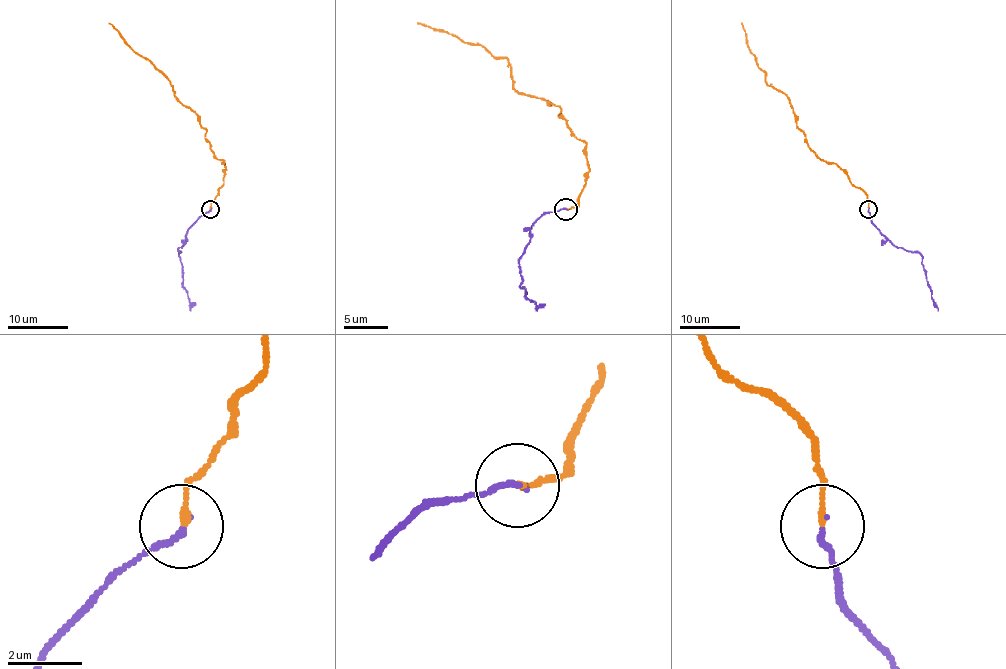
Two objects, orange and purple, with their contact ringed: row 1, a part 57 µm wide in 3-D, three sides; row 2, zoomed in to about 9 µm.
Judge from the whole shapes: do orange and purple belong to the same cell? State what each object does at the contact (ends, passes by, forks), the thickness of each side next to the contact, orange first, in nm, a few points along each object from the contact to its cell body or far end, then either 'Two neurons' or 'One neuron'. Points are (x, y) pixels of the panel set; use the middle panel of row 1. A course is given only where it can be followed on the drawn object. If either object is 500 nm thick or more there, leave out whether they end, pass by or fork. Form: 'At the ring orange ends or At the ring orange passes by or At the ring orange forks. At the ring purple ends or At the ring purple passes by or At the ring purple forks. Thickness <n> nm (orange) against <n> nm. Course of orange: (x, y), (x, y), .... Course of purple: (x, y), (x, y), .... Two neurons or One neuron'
At the ring orange ends. At the ring purple ends. Thickness 150 nm (orange) against 160 nm. Course of orange: (566, 208), (573, 208), (588, 170), (586, 144), (559, 117), (559, 108), (520, 93), (504, 57), (418, 22). Course of purple: (566, 208), (544, 212), (533, 224), (520, 259), (520, 283), (537, 310). One neuron

